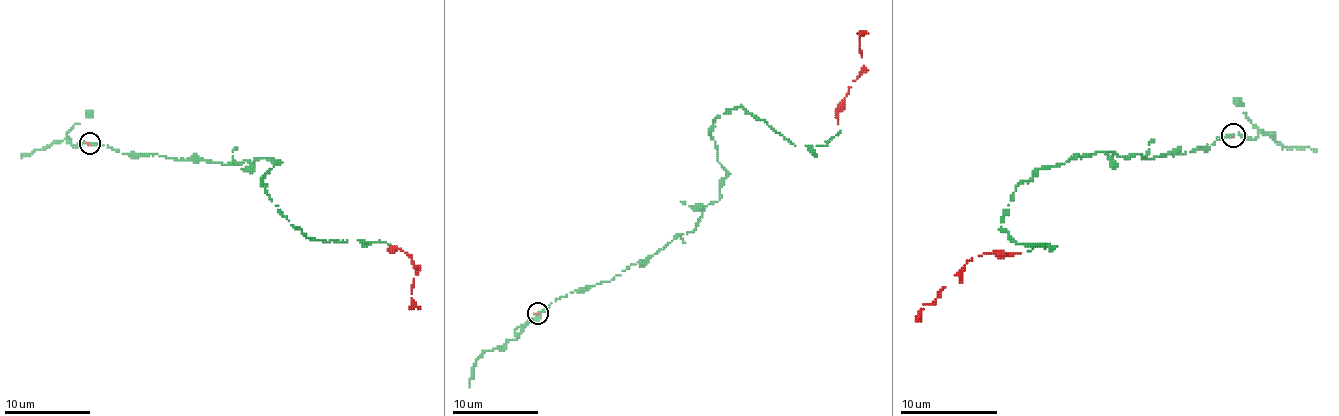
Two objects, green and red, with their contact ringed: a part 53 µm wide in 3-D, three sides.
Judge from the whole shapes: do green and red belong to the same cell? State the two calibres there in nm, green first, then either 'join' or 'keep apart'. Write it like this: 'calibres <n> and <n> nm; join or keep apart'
calibres 170 and 100 nm; join

